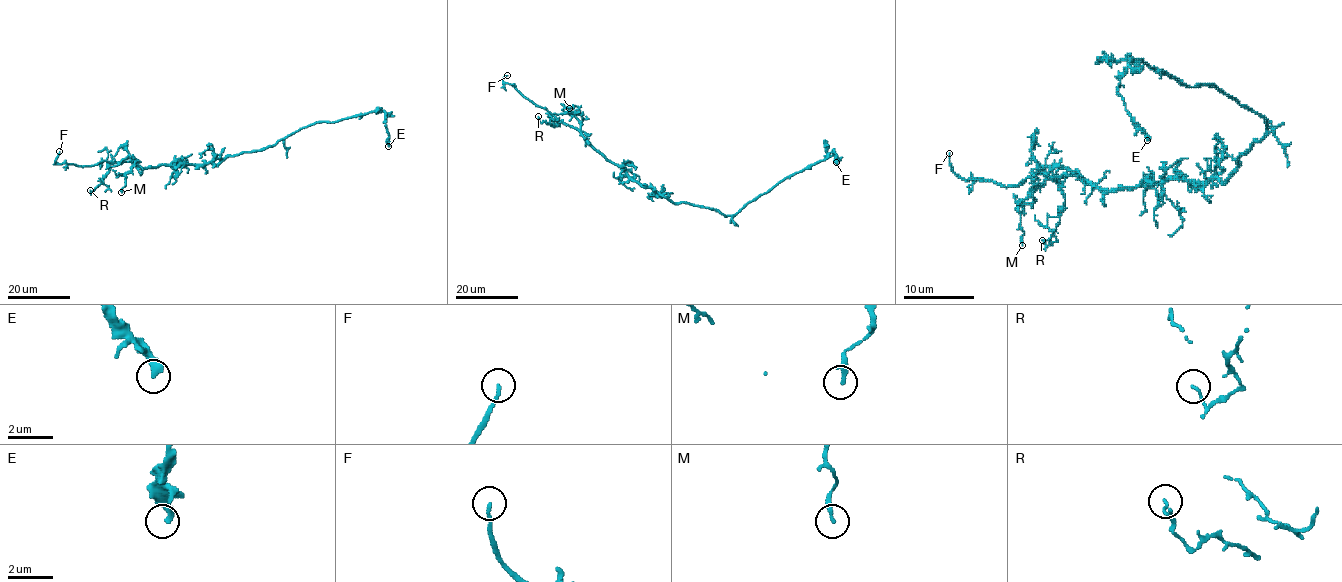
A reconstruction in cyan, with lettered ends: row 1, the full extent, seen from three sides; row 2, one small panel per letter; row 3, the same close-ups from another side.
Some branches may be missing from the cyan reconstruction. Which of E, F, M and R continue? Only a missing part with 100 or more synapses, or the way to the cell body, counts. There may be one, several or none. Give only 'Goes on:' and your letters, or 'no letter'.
Goes on: F

